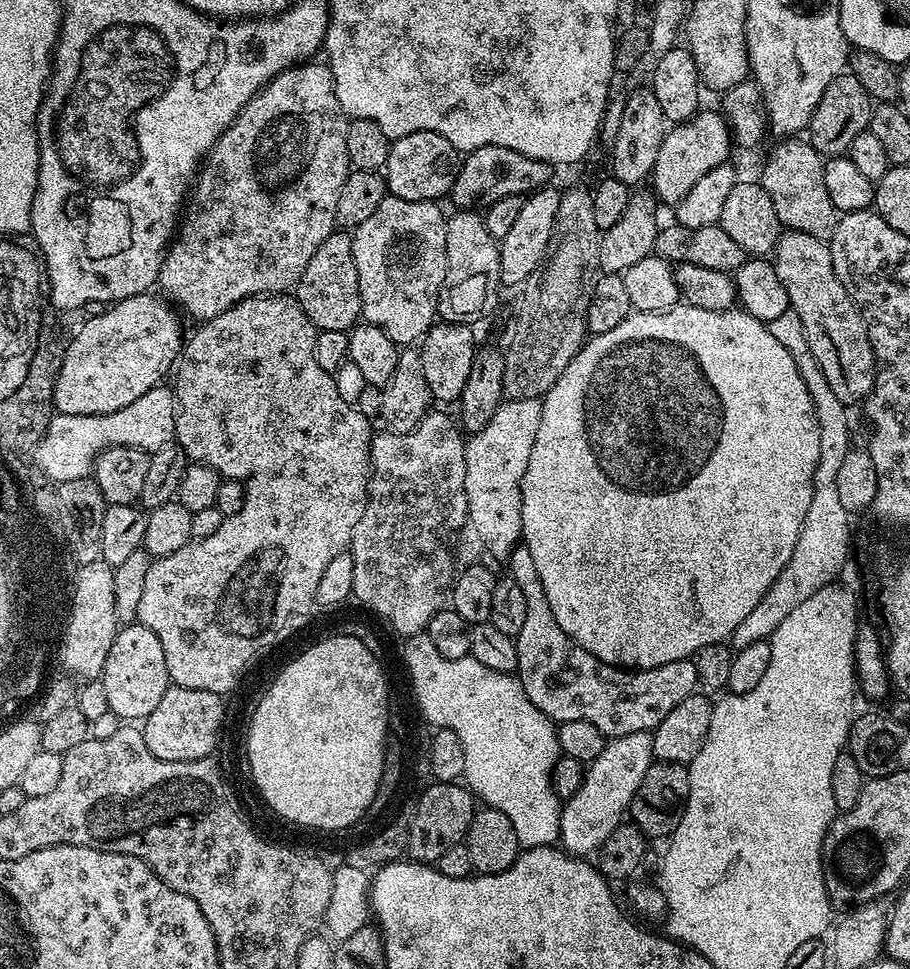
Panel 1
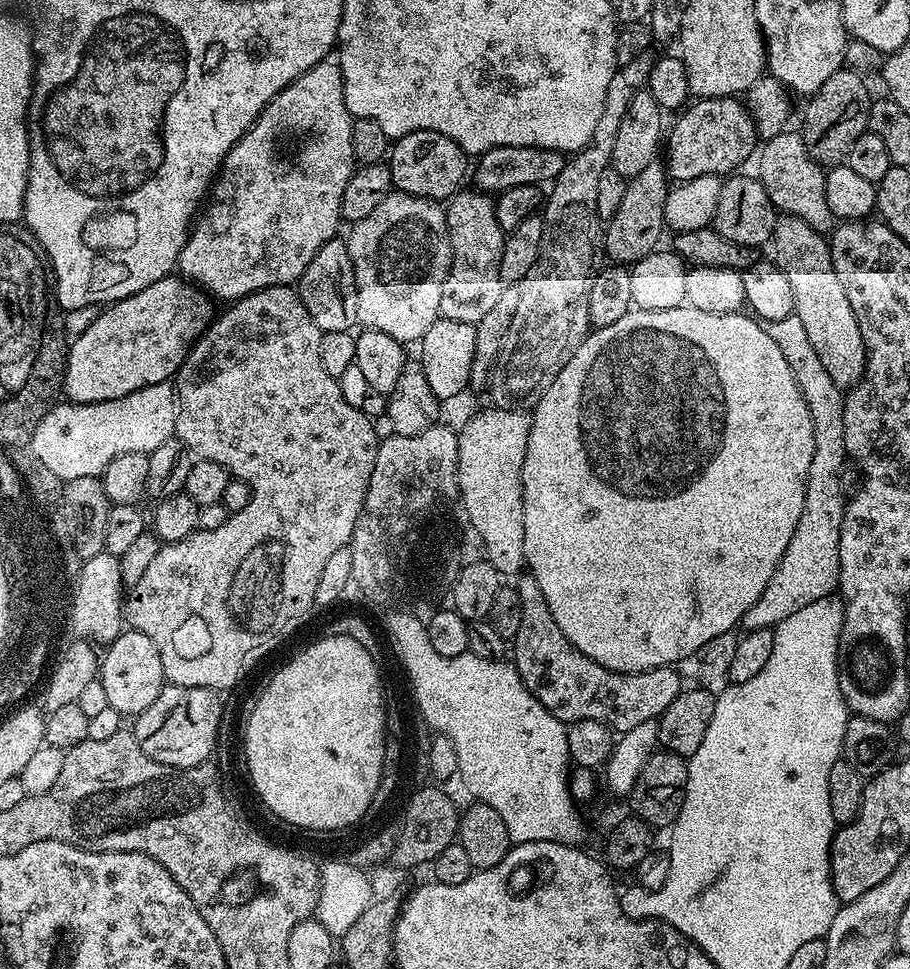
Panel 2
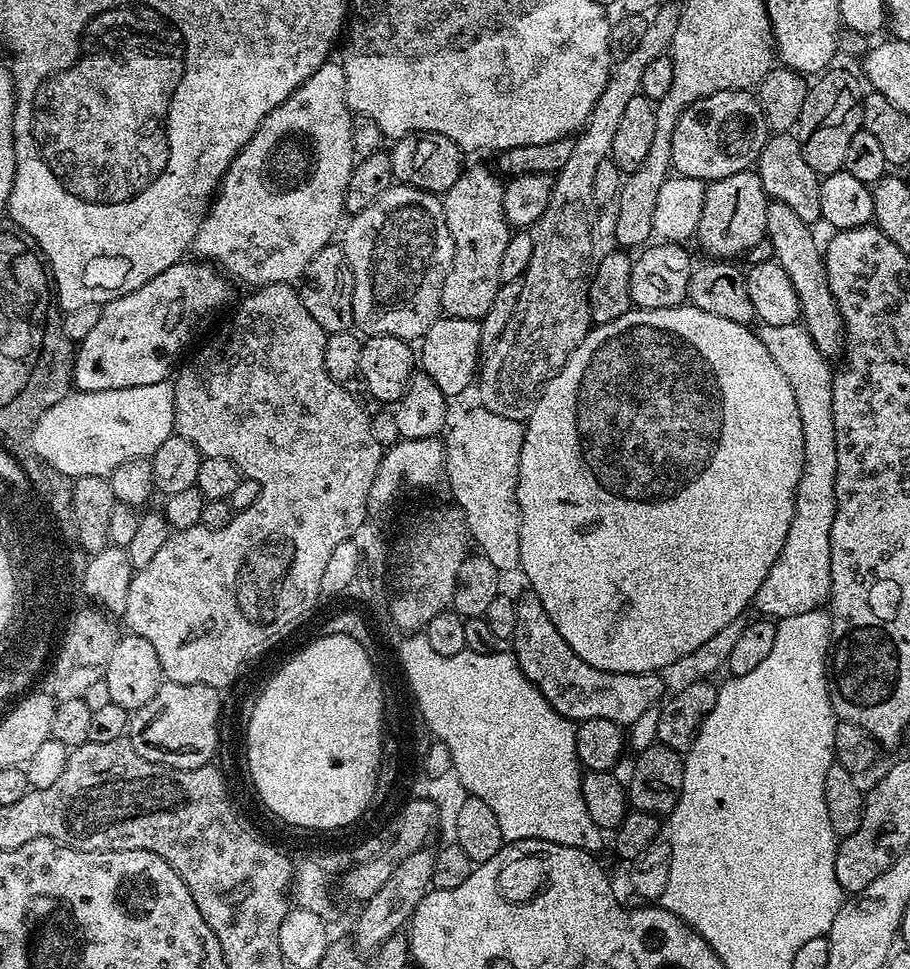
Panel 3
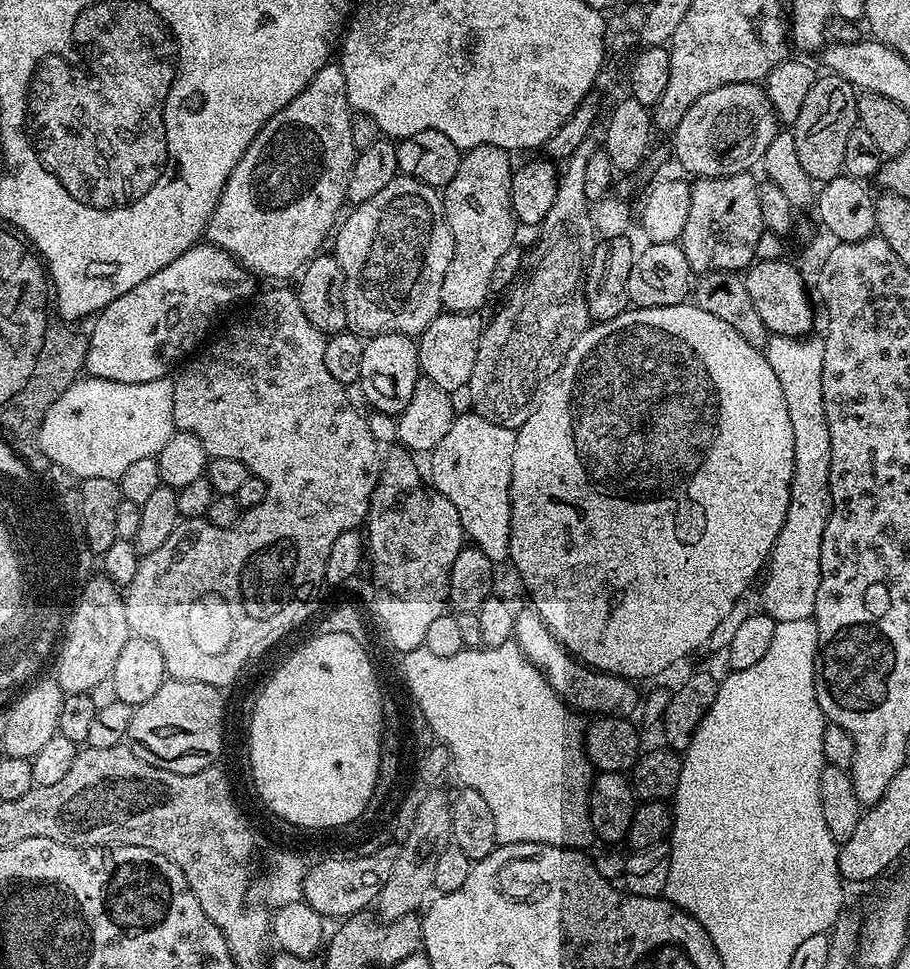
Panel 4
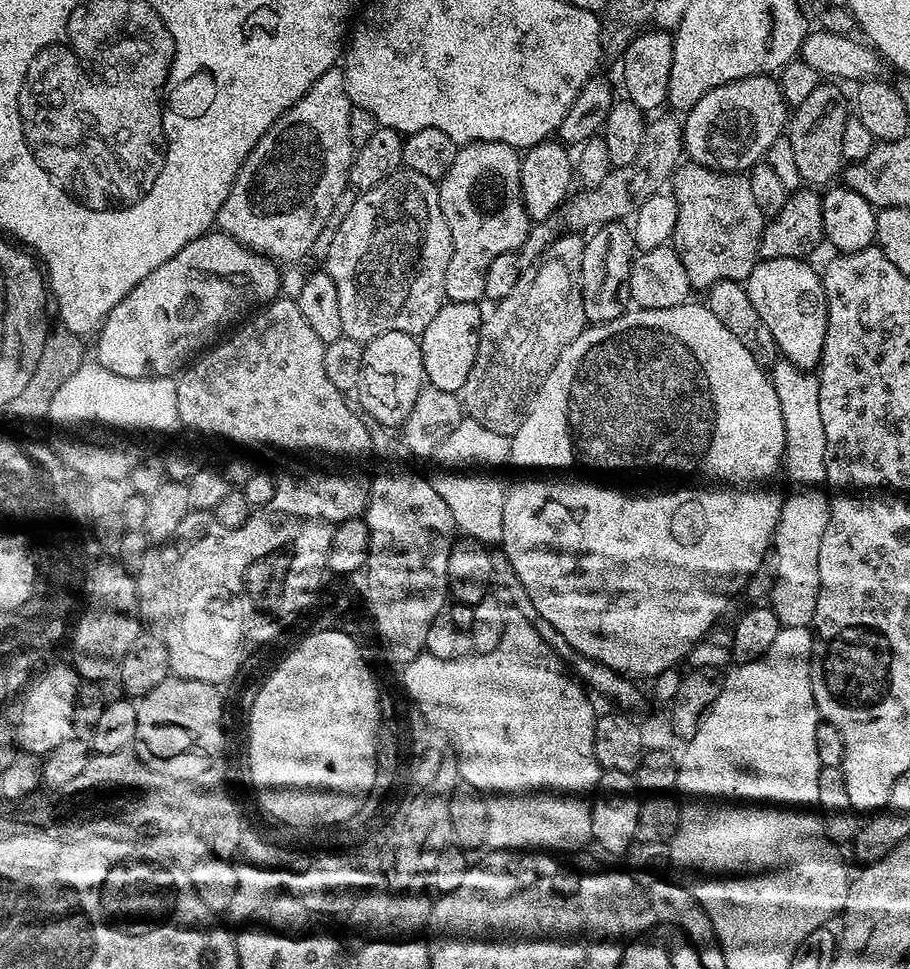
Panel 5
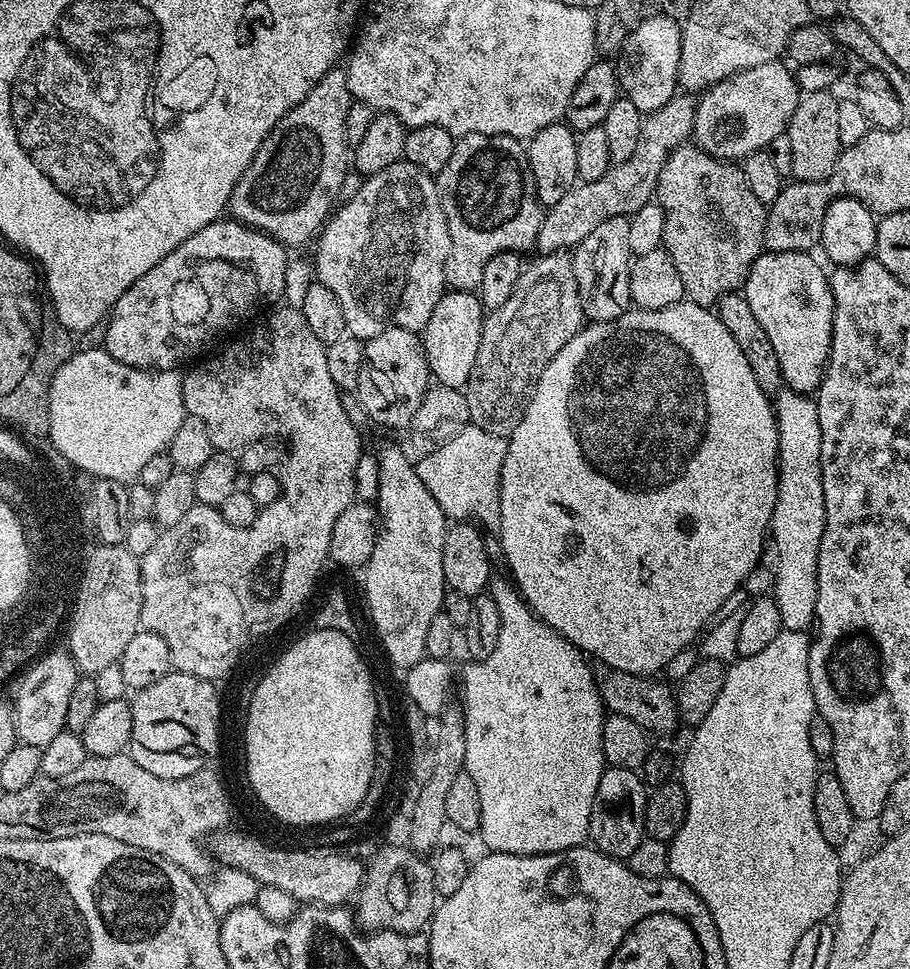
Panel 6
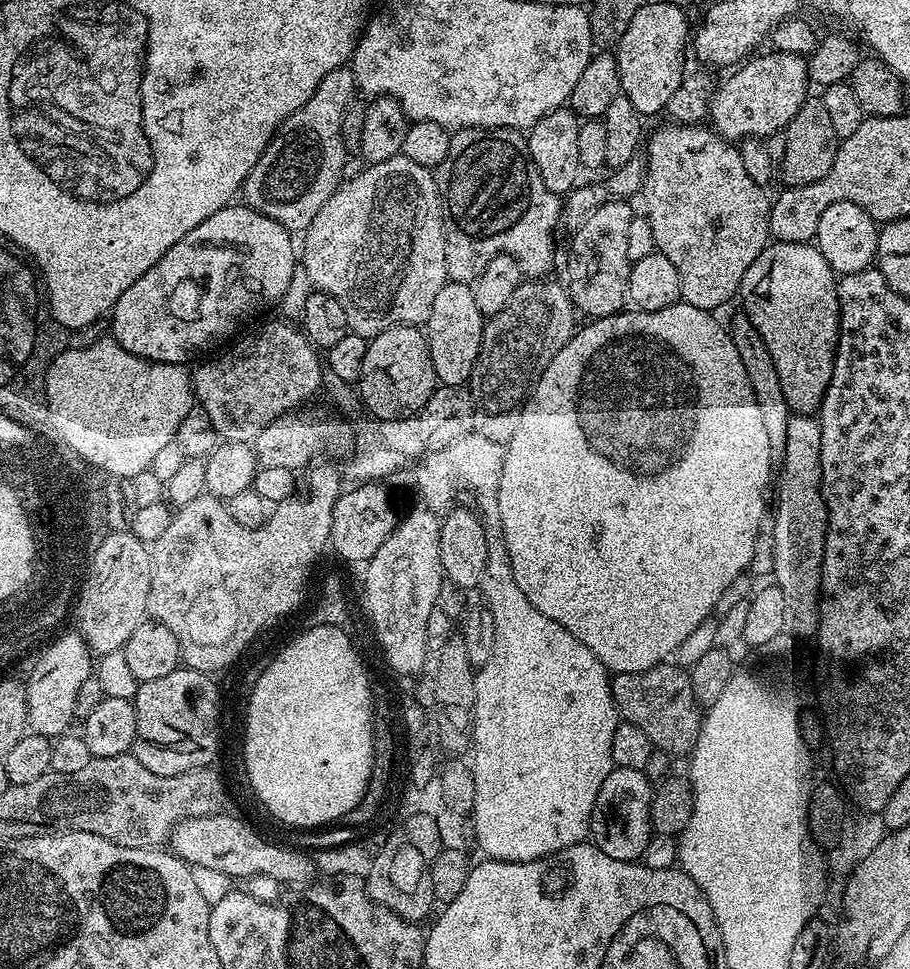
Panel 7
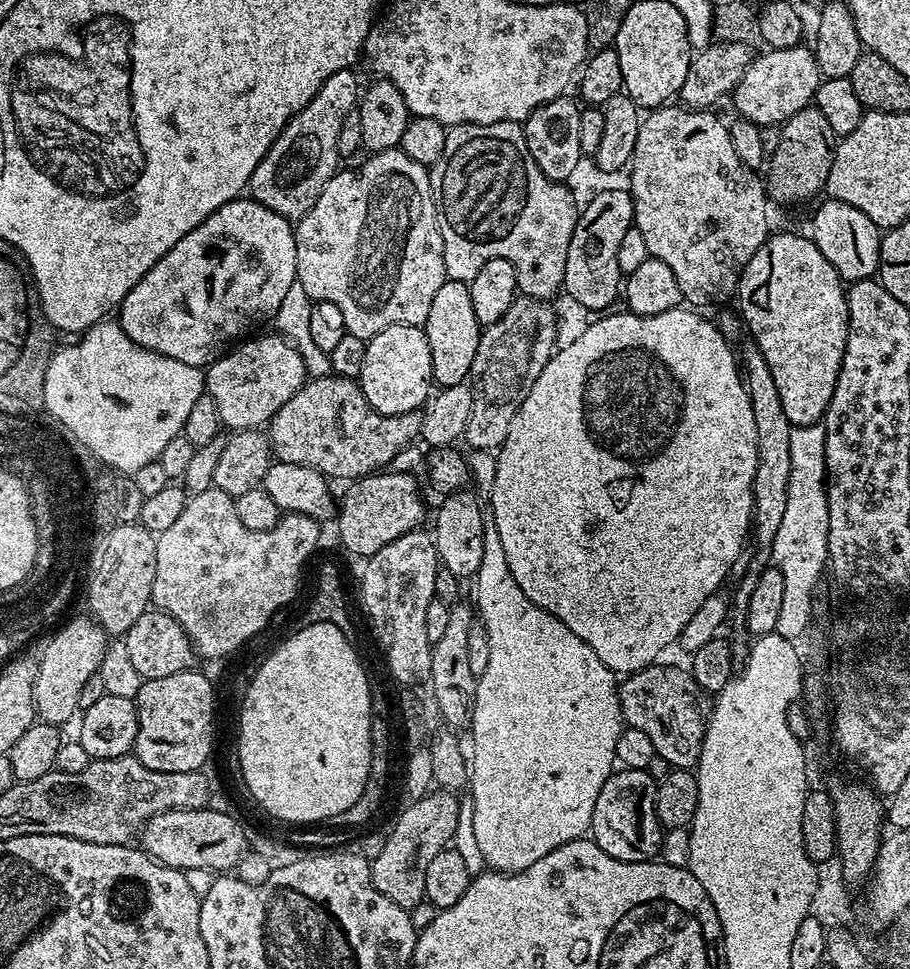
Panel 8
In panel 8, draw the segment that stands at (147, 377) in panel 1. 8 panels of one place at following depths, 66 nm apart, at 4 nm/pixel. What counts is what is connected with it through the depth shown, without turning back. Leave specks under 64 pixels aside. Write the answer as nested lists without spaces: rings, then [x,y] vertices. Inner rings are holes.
[[[237,198],[214,210],[214,214],[190,230],[190,234],[186,234],[178,246],[171,248],[140,279],[138,286],[126,294],[119,306],[118,323],[121,330],[138,346],[154,350],[186,366],[204,370],[224,355],[225,346],[239,341],[251,324],[267,316],[268,319],[275,317],[278,306],[282,306],[286,290],[290,290],[295,283],[296,233],[293,221],[274,214],[274,210],[262,206],[257,200]]]

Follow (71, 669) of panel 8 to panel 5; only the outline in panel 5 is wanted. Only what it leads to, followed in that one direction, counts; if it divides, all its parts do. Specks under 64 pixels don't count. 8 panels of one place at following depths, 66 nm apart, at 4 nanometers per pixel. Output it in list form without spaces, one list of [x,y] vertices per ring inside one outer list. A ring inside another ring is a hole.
[[[69,667],[52,668],[49,672],[43,672],[19,693],[20,709],[16,712],[16,724],[14,720],[15,747],[20,752],[30,752],[41,758],[47,756],[51,748],[69,735],[72,704],[76,701],[78,691],[78,678]]]

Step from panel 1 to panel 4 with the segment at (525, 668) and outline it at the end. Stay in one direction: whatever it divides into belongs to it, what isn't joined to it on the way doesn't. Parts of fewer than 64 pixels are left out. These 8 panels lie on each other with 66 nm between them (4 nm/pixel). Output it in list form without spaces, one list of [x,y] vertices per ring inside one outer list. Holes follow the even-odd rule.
[[[527,607],[516,612],[514,642],[524,651],[528,660],[535,664],[544,677],[548,679],[548,685],[573,709],[579,710],[581,713],[619,713],[621,711],[620,707],[627,702],[633,685],[622,676],[609,676],[603,672],[597,672],[575,659],[572,653],[549,630],[544,619],[538,614],[536,607]]]

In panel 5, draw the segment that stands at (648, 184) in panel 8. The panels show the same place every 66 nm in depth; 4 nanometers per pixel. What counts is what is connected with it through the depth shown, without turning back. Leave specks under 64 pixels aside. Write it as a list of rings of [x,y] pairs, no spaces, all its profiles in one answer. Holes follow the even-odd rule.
[[[688,162],[676,168],[670,192],[676,197],[678,206],[678,222],[672,240],[693,289],[709,290],[719,280],[747,281],[758,263],[760,239],[766,223],[762,210],[754,203],[747,175],[715,172]]]

